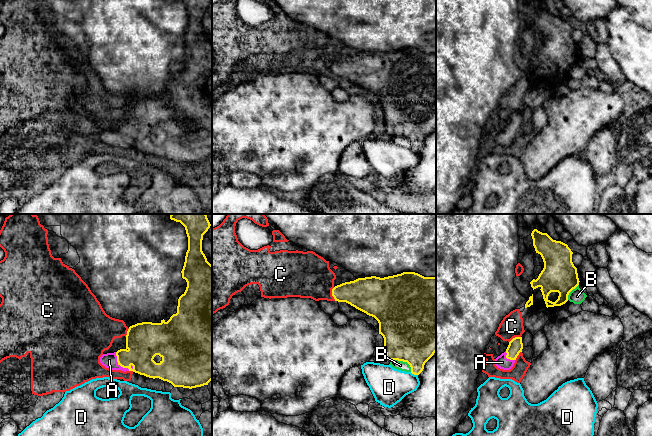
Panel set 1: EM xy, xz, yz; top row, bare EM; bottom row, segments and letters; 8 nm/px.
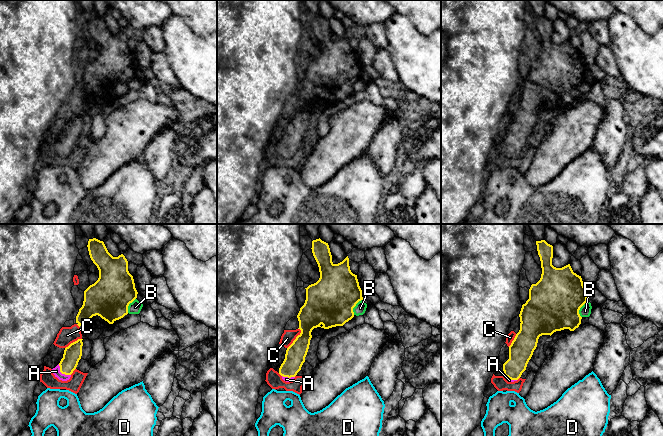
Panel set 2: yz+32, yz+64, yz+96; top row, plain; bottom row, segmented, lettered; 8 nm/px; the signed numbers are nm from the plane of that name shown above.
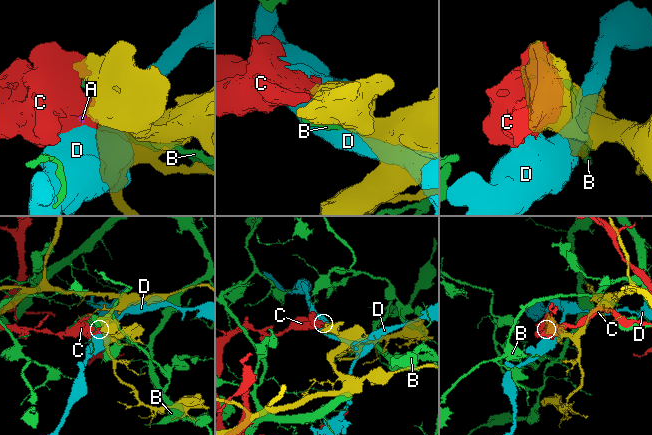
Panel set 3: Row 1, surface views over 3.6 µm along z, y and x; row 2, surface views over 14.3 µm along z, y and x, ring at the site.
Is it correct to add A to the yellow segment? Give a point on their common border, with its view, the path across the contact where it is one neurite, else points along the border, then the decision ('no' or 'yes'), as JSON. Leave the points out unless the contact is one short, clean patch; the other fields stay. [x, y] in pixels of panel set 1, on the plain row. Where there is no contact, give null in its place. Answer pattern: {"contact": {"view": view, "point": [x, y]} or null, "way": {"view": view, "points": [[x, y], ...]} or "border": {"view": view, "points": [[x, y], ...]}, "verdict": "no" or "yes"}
{"contact": {"view": "xy", "point": [118, 139]}, "way": {"view": "xy", "points": [[143, 121], [128, 136], [118, 139], [109, 136]]}, "verdict": "yes"}

